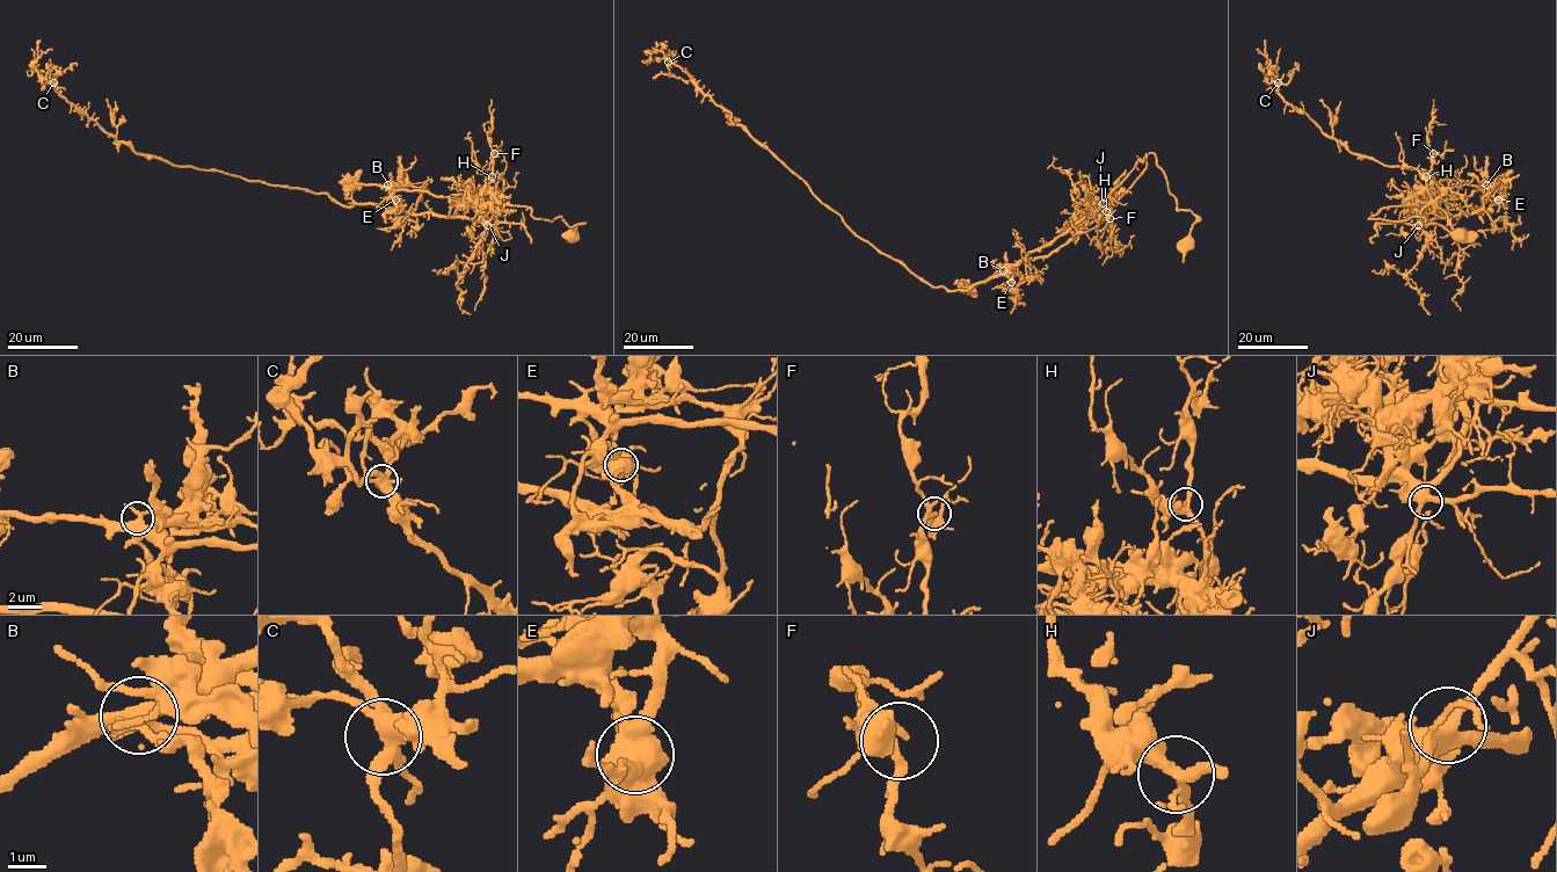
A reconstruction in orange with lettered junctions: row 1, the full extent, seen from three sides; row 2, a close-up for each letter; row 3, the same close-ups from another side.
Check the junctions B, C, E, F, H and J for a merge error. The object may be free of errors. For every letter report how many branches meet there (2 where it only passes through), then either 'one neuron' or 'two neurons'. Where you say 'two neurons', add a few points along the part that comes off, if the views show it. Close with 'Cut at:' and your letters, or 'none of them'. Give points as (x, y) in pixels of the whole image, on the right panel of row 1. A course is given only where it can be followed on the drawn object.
B: branches 4; one neuron
C: branches 6; one neuron
E: branches 4; two neurons; course (1497, 200), (1486, 201), (1486, 209), (1505, 206), (1501, 193), (1353, 153), (1267, 82), (1267, 58), (1258, 50)
F: branches 5; one neuron
H: branches 5; one neuron
J: branches 4; one neuron
Cut at: E

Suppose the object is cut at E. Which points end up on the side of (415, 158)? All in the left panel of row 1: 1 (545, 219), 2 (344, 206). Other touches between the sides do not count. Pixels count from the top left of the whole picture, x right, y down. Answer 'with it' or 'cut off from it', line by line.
1: cut off from it
2: with it

